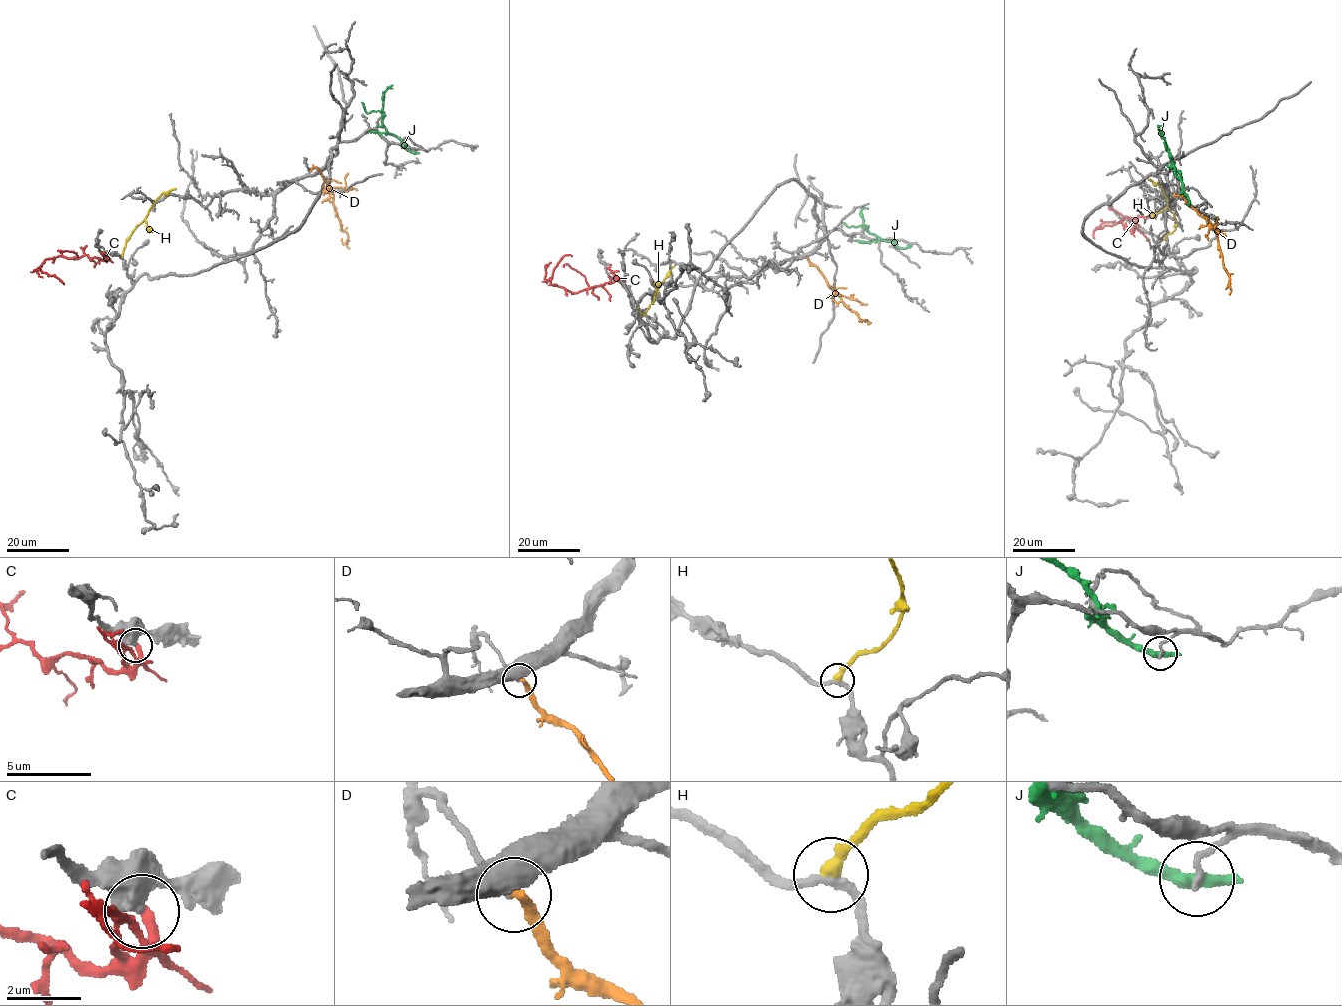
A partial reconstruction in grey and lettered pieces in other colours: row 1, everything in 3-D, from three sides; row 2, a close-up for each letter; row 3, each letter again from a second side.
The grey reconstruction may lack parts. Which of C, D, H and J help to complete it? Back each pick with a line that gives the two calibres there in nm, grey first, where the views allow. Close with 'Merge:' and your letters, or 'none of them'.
Merge: none of them

